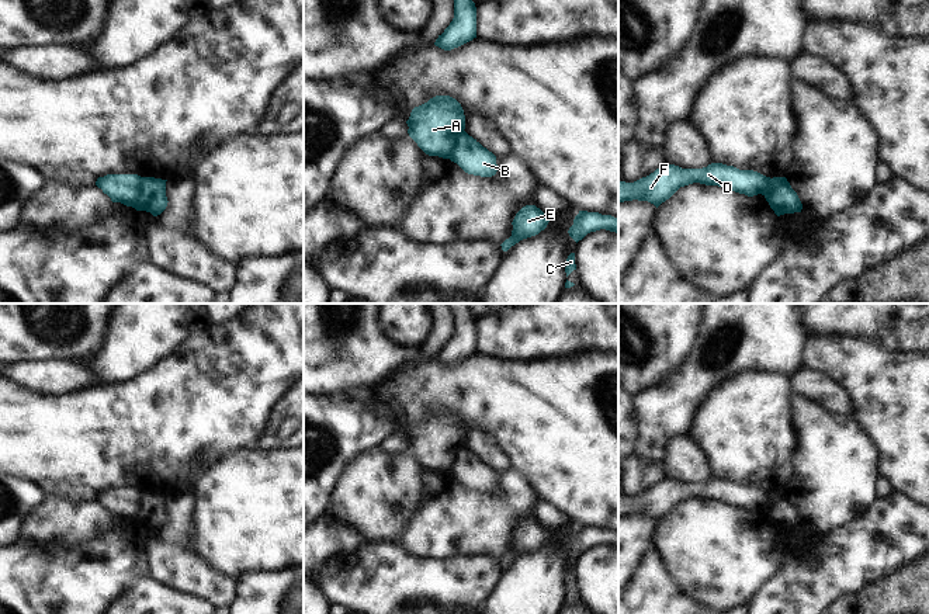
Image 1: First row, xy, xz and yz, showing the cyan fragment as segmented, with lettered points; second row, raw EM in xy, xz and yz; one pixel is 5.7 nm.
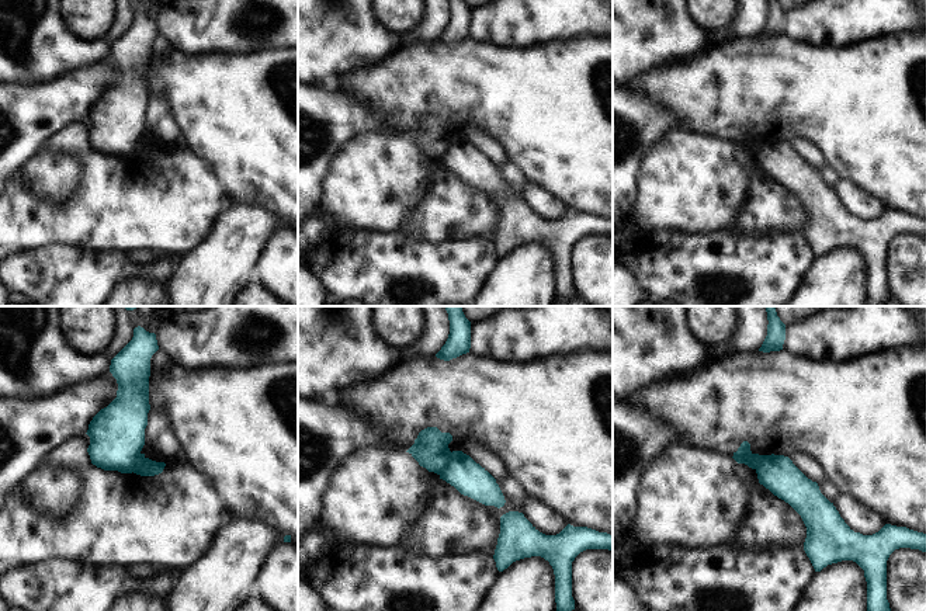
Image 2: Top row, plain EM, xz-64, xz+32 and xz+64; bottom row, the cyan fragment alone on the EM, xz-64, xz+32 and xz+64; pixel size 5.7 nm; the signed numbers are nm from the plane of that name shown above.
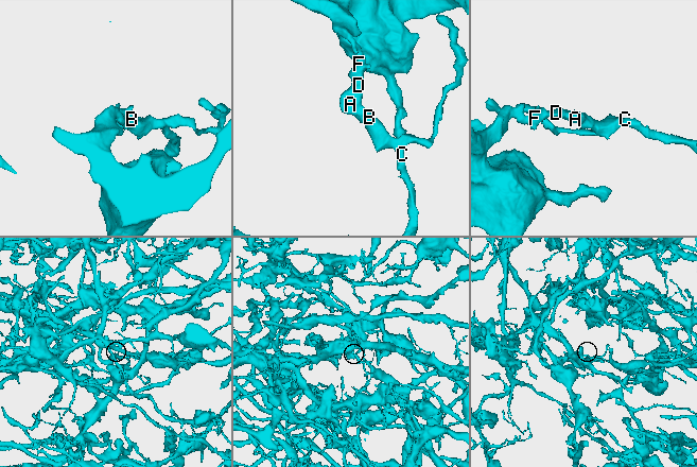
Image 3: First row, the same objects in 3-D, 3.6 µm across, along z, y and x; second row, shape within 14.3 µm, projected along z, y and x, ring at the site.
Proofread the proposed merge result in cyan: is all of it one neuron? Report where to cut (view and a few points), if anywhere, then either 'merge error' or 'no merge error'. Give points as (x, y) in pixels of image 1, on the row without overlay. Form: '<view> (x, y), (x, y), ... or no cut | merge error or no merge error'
xy (142, 492), (134, 521) | merge error

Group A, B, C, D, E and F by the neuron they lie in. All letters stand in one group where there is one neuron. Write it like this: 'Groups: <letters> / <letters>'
Groups: A D F / B C E

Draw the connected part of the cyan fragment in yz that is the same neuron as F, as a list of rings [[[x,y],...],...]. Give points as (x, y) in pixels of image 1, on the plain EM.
[[[665,478],[654,488],[634,497],[618,496],[618,517],[648,516],[656,523],[669,514],[680,502],[700,497],[718,500],[748,511],[765,507],[770,492],[753,485],[739,485],[722,478],[711,478],[703,483],[682,483]]]

